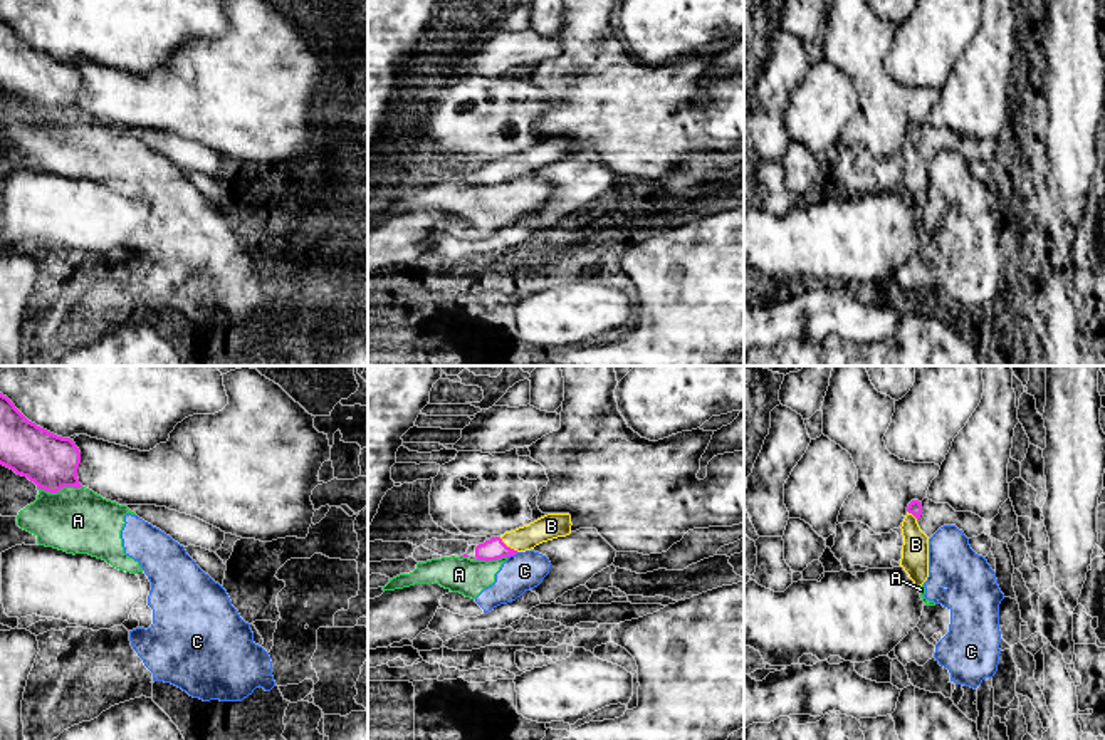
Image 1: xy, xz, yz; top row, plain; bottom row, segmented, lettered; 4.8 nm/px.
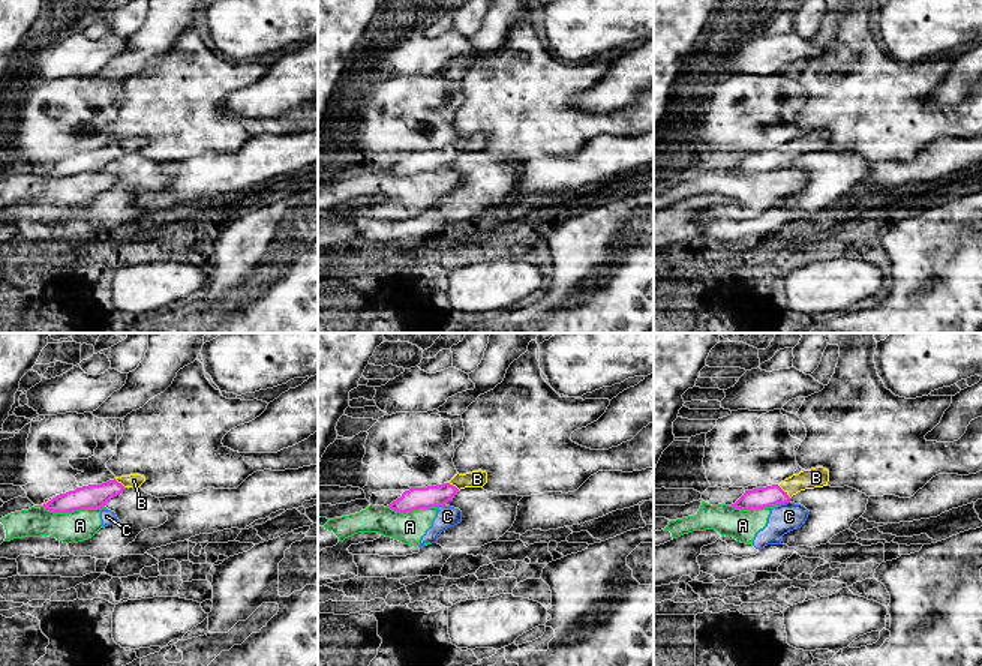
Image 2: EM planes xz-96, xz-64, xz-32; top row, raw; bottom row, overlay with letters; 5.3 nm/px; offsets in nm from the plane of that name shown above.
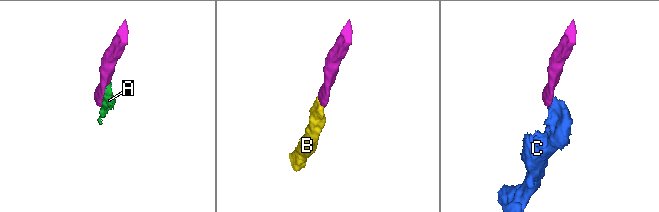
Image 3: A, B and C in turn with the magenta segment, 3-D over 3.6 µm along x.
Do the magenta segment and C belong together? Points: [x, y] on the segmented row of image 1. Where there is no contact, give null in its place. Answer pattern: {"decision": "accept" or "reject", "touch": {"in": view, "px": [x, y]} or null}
{"decision": "reject", "touch": {"in": "xz", "px": [513, 554]}}

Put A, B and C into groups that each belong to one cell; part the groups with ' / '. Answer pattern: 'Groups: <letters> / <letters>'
Groups: A C / B

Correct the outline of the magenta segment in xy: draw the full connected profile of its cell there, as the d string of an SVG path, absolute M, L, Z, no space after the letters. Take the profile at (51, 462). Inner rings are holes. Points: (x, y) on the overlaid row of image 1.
M0 393L0 465L27 477L40 490L57 493L64 487L82 487L77 478L79 463L81 451L71 438L29 421Z

